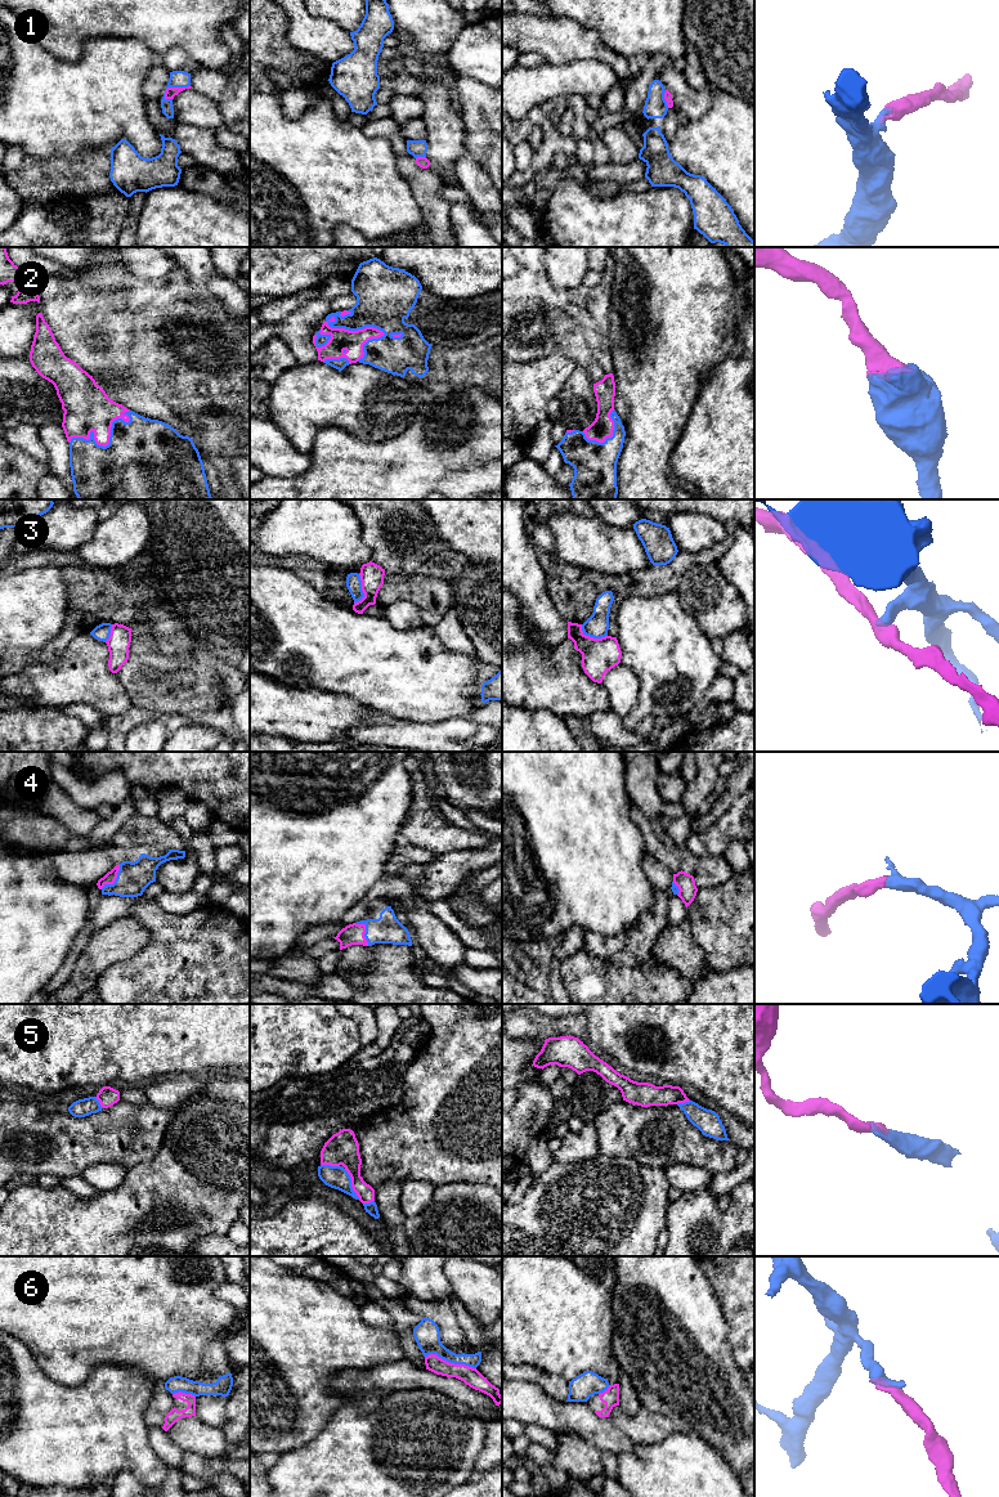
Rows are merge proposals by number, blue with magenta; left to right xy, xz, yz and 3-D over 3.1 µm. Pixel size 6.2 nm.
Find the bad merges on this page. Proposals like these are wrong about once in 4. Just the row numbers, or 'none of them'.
3, 6

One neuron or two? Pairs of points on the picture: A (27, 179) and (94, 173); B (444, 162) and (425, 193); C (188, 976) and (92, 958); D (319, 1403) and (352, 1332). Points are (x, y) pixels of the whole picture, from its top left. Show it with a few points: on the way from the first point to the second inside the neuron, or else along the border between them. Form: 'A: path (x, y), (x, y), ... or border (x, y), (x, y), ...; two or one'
A: path (44, 179), (77, 179); one
B: border (426, 169), (435, 173), (444, 183); two
C: border (142, 946), (128, 958), (110, 966), (95, 984); two
D: path (319, 1385), (319, 1365), (334, 1350); one

